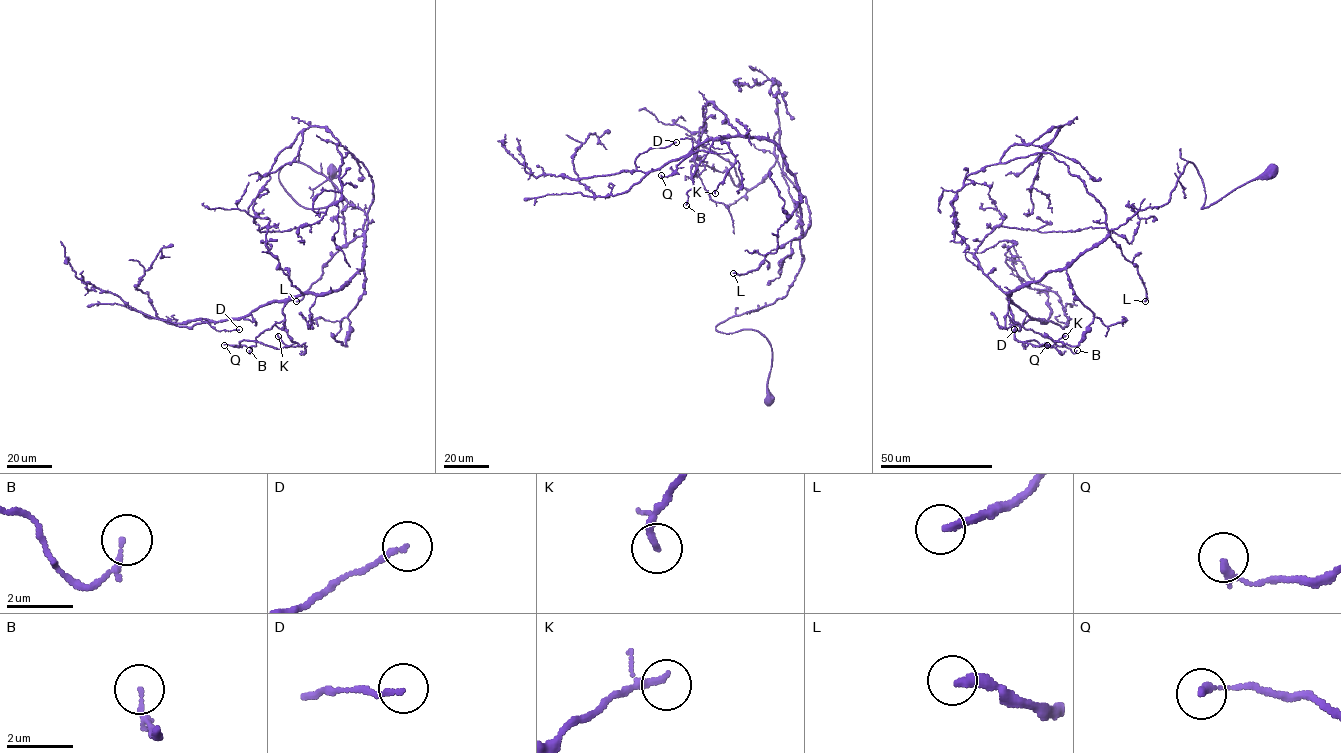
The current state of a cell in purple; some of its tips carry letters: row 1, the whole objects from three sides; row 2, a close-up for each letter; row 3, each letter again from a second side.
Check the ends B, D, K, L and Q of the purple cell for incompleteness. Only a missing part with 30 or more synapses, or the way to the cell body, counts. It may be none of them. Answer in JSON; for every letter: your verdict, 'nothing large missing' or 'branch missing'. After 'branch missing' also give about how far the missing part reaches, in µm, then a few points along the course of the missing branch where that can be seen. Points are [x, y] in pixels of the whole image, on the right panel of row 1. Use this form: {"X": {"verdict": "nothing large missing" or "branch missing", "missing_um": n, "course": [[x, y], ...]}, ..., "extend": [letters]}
{"B": {"verdict": "nothing large missing"}, "D": {"verdict": "nothing large missing"}, "K": {"verdict": "nothing large missing"}, "L": {"verdict": "nothing large missing"}, "Q": {"verdict": "nothing large missing"}, "extend": []}

